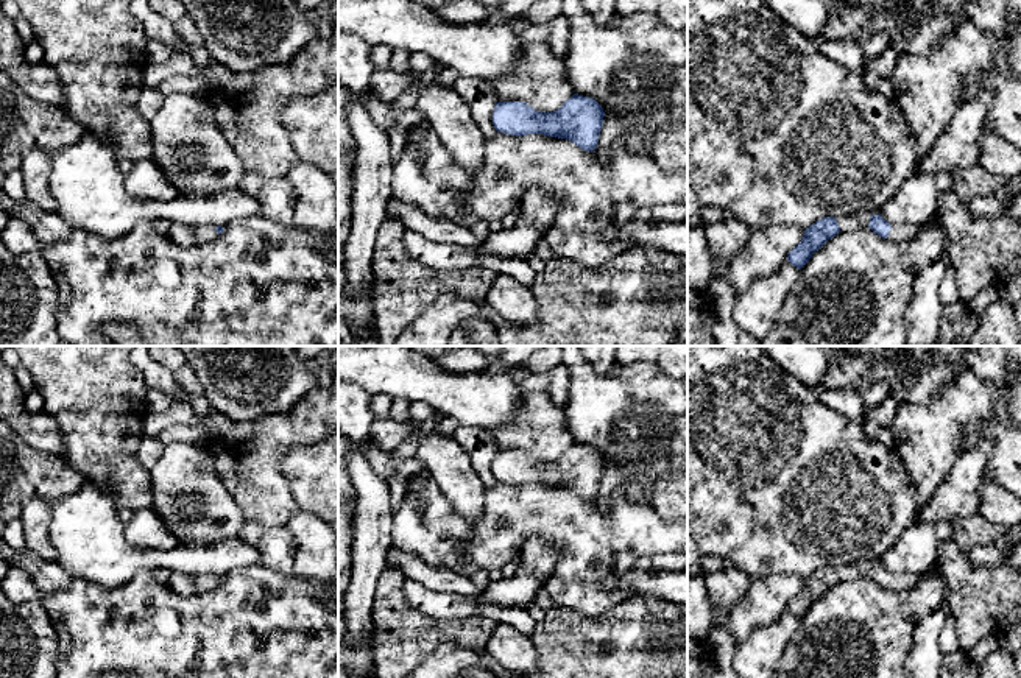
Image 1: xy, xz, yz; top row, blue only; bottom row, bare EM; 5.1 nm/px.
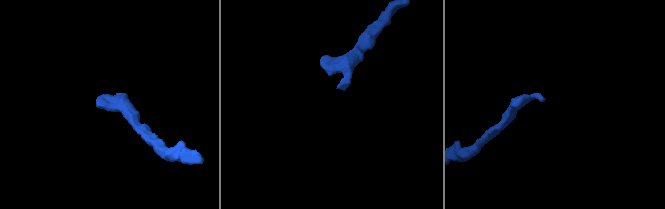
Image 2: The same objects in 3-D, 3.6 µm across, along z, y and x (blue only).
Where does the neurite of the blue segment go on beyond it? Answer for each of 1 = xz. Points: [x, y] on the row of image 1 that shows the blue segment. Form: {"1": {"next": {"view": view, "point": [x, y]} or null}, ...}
{"1": {"next": null}}

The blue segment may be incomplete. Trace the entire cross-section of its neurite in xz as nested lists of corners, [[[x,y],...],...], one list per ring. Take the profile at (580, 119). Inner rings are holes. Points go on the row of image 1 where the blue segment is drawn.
[[[574,94],[553,112],[535,111],[524,101],[499,101],[494,106],[493,125],[496,131],[510,136],[544,134],[594,151],[603,117],[603,108],[594,98]]]

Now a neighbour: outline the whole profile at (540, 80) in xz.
[[[546,42],[525,44],[510,76],[489,81],[499,101],[524,101],[539,112],[553,112],[569,100],[575,90],[566,76],[564,59],[553,55]]]

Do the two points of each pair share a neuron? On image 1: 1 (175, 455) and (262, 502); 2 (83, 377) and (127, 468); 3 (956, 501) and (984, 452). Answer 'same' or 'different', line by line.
1: different
2: same
3: same

